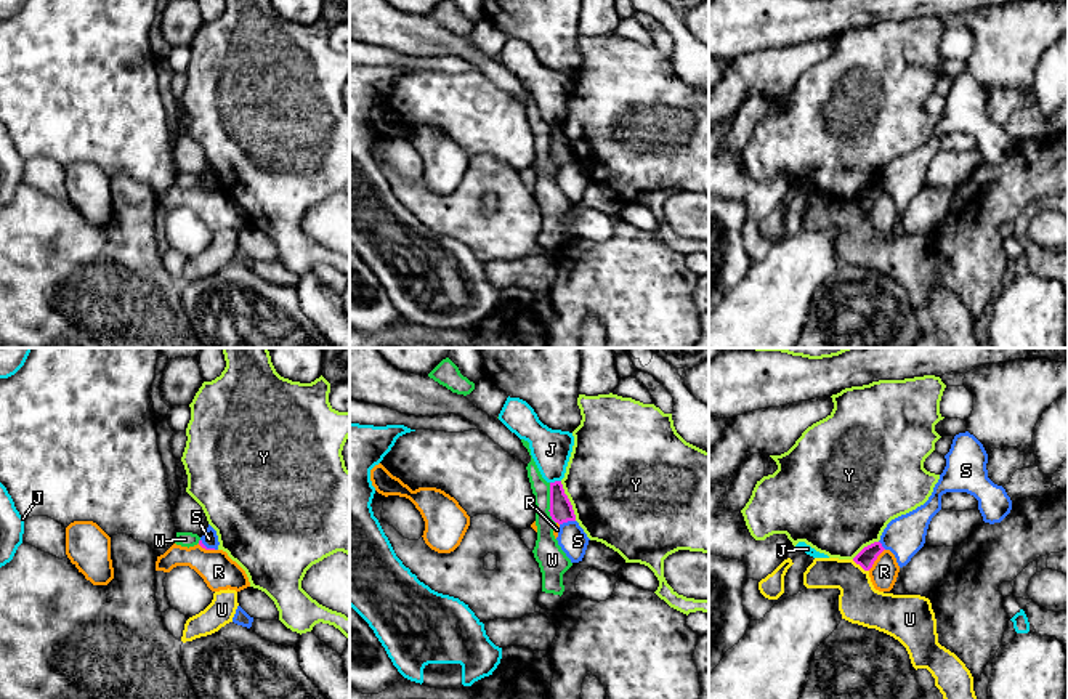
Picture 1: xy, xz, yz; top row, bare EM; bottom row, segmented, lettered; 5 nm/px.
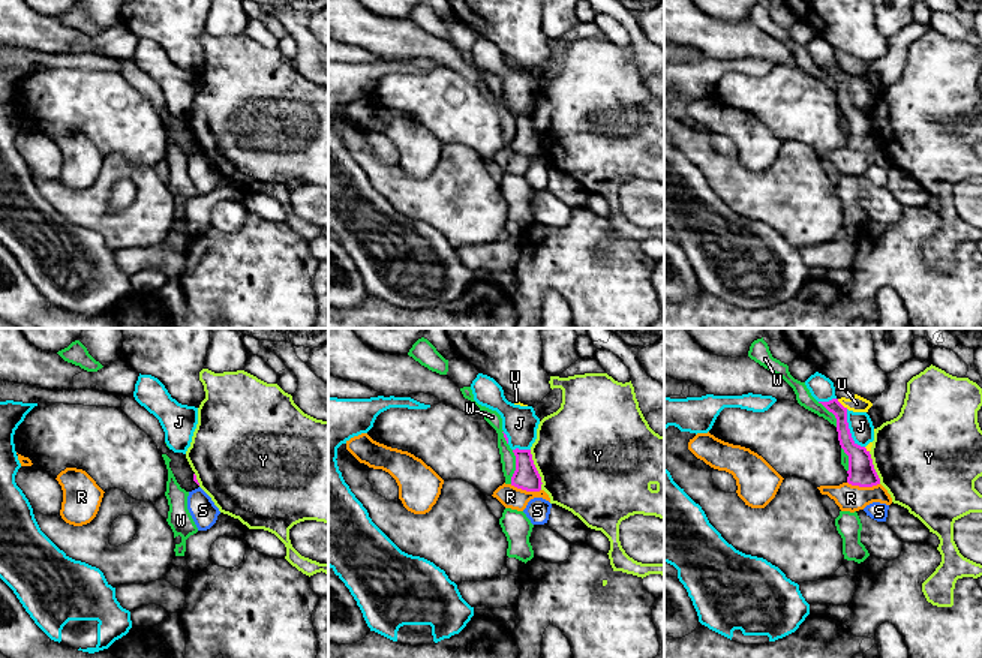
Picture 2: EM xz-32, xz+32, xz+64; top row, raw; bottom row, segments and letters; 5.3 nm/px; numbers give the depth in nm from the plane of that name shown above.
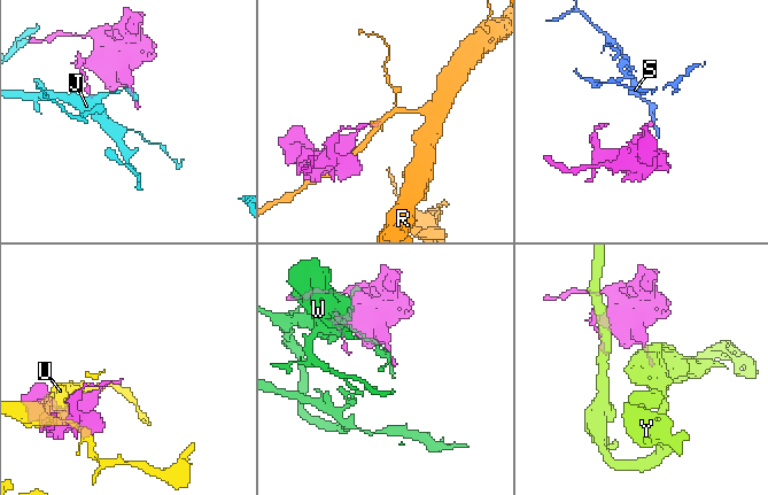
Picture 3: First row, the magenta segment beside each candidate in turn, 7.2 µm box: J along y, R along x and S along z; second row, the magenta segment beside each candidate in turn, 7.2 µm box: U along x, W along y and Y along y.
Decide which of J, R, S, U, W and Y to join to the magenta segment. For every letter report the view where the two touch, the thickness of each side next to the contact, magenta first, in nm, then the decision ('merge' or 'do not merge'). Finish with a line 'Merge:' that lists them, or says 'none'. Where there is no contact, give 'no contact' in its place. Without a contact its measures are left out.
J: xz | 110/200 nm | do not merge
R: yz | 90/140 nm | do not merge
S: xz | 110/140 nm | do not merge
U: yz | 90/220 nm | do not merge
W: xz | 110/140 nm | do not merge
Y: xz | 110/480 nm | do not merge
Merge: none

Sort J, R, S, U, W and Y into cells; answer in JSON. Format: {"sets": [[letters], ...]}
{"sets": [["J"], ["R"], ["S"], ["U"], ["W"], ["Y"]]}

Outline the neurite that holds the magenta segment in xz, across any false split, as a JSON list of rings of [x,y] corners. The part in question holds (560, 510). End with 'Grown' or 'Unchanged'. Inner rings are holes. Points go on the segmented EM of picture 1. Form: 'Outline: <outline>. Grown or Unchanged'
Outline: [[[561,481],[550,483],[550,516],[555,523],[563,524],[576,521],[572,505],[564,494]]]. Unchanged

